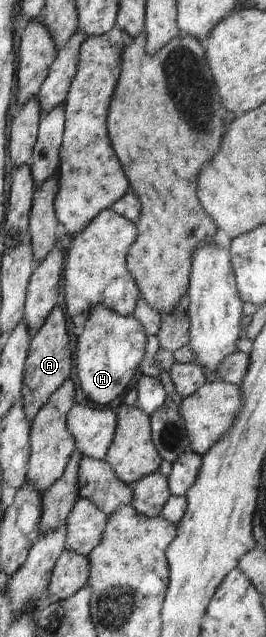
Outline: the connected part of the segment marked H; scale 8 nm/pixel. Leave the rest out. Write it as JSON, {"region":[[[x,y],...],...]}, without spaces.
{"region":[[[103,304],[91,308],[86,324],[78,331],[76,344],[76,376],[86,398],[108,406],[128,390],[145,354],[147,335],[134,315],[119,315]]]}

